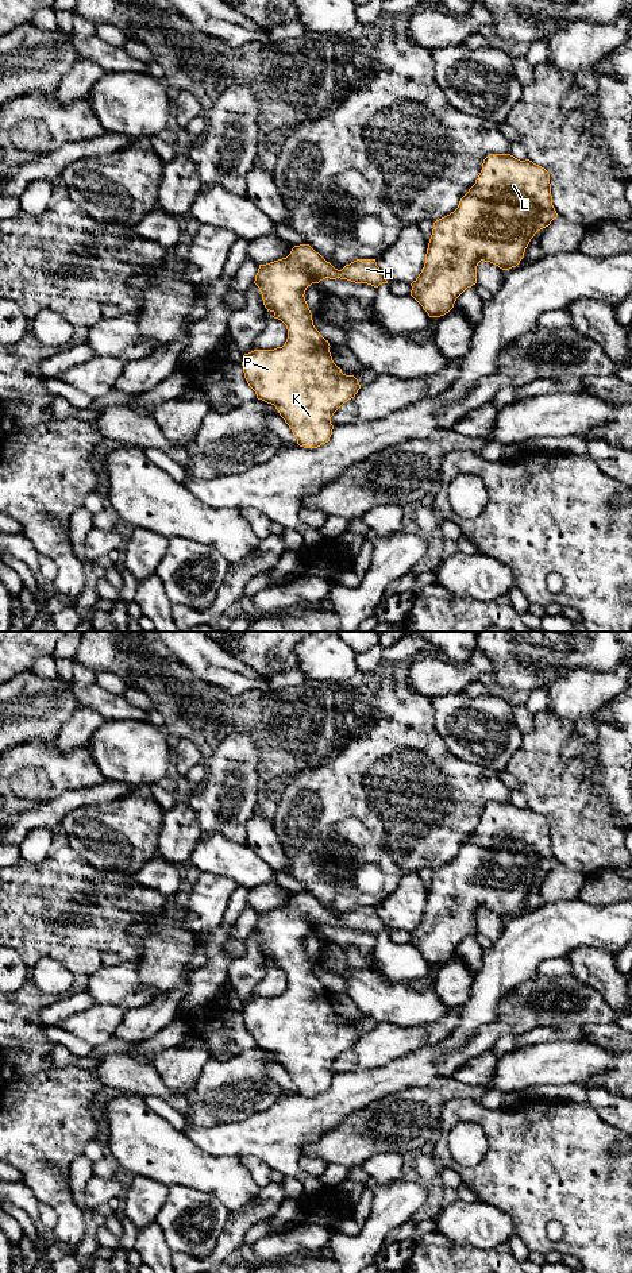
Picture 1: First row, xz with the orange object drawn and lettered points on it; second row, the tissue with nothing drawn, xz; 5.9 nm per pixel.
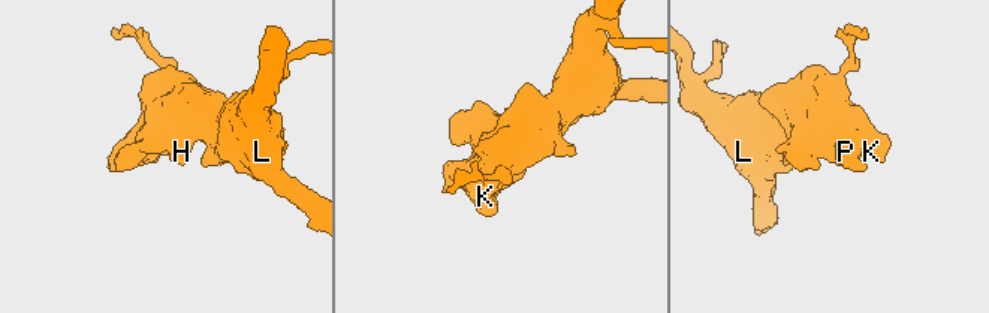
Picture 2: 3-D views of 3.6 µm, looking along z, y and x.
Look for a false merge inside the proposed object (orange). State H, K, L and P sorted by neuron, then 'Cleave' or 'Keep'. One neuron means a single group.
Groups: H K L P. Keep

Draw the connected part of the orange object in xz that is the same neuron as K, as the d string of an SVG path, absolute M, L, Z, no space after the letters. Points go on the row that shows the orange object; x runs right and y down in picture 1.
M309 244L294 246L286 258L259 265L254 281L267 312L273 312L273 317L286 325L288 339L282 347L244 354L242 362L244 378L257 398L275 406L292 429L297 444L304 448L317 448L330 441L334 429L331 417L361 389L354 375L343 374L342 369L334 363L330 352L331 346L315 328L304 297L308 286L325 278L340 278L374 288L388 283L375 259L357 259L338 270Z

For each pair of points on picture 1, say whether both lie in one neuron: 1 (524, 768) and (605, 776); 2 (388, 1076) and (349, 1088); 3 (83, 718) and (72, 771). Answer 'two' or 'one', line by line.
1: two
2: one
3: two

